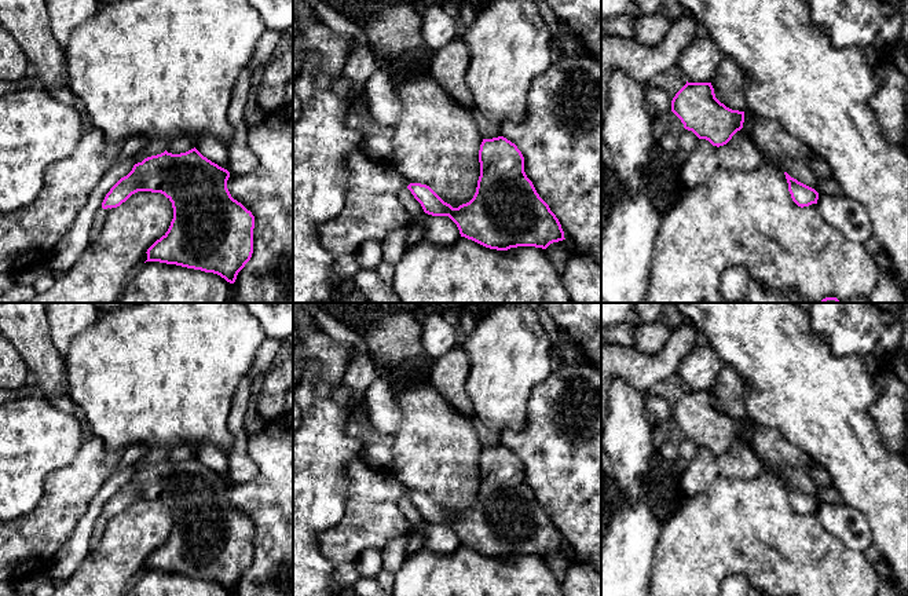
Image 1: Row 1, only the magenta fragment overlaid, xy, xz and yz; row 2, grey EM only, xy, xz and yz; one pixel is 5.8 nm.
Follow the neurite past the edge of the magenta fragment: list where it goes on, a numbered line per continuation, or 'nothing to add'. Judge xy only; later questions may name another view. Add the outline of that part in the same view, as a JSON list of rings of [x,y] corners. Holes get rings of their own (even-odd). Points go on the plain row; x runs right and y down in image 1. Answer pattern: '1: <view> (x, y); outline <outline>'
1: xy (101, 523); outline [[[102,515],[96,519],[94,534],[89,542],[89,552],[94,551],[98,546],[98,542],[100,541],[105,527],[109,522],[110,516],[103,518]]]

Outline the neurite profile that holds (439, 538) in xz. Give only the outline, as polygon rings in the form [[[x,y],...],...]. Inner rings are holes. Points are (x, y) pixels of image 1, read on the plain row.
[[[422,522],[413,527],[413,534],[424,537],[422,548],[437,555],[450,555],[461,546],[457,533],[448,524],[432,524]]]

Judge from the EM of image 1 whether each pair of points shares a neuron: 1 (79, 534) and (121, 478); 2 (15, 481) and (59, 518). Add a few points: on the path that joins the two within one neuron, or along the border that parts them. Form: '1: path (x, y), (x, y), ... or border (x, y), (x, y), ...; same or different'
1: path (88, 520), (98, 501), (107, 490); same
2: border (54, 471), (37, 504), (14, 519); different

